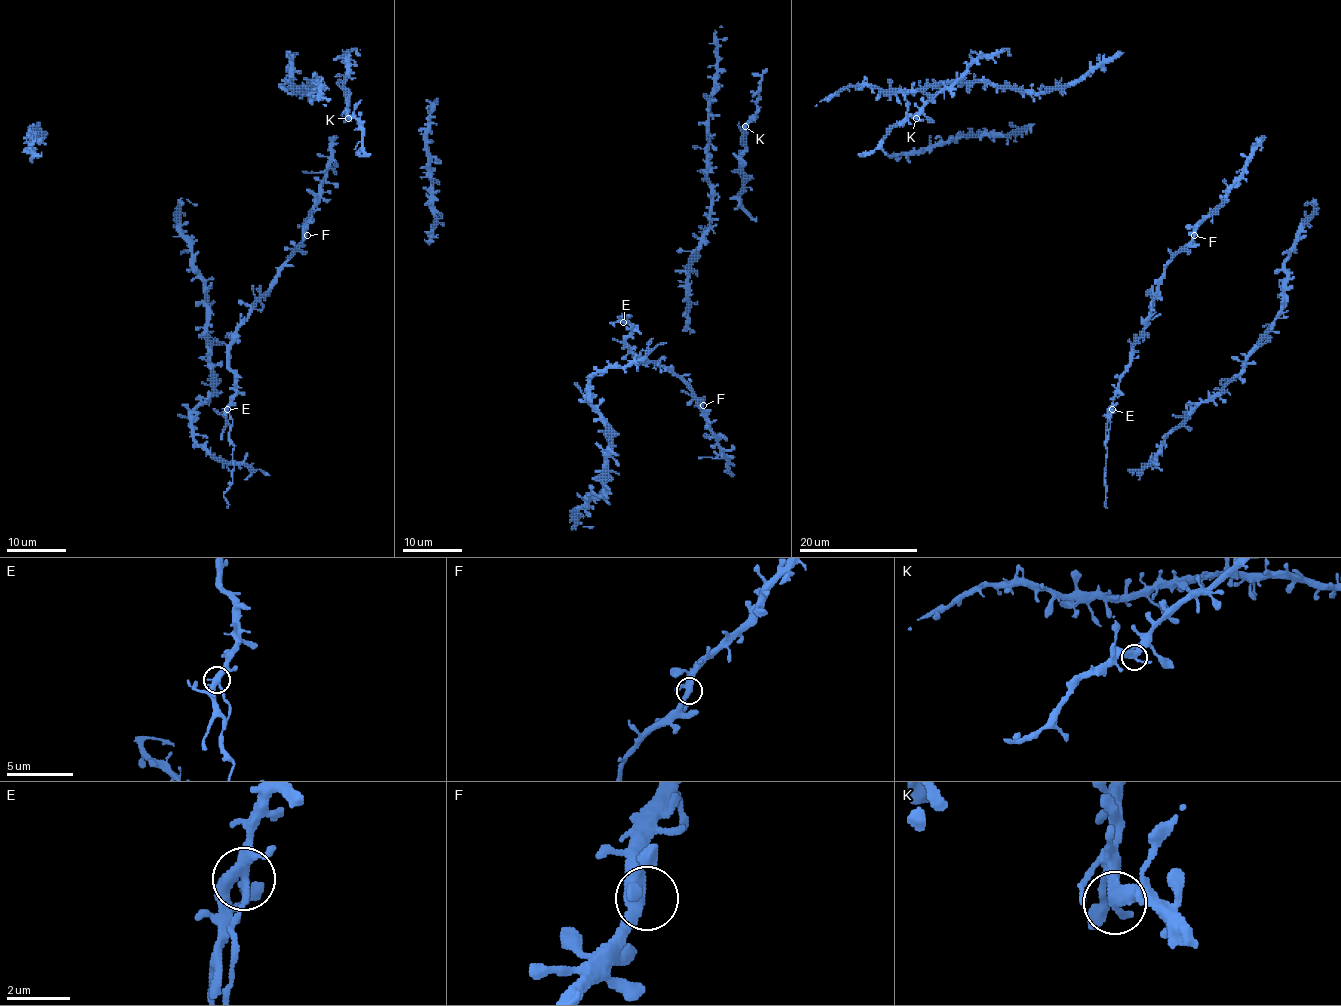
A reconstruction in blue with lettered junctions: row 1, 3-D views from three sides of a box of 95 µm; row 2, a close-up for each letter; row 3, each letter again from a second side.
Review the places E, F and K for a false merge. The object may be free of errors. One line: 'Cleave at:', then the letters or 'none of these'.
Cleave at: E

